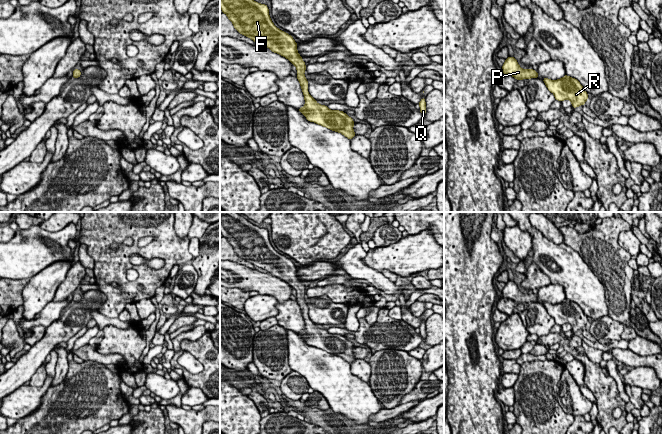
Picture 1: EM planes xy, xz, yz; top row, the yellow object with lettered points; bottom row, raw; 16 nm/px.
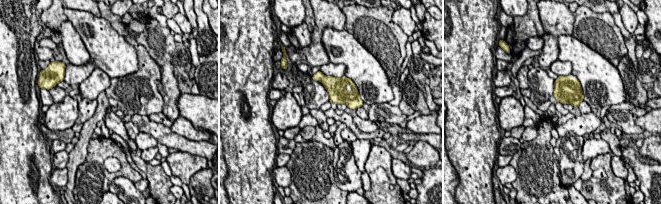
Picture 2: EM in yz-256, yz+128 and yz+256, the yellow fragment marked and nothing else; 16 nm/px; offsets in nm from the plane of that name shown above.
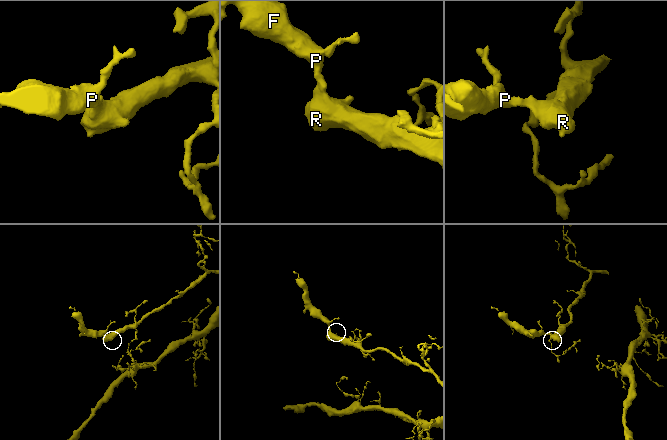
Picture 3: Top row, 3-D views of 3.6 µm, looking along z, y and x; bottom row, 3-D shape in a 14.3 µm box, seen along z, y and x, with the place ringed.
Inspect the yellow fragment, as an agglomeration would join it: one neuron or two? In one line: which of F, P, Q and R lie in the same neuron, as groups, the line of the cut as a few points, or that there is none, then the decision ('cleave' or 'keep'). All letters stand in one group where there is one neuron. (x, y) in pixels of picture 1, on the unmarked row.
F P Q R | no cut | keep

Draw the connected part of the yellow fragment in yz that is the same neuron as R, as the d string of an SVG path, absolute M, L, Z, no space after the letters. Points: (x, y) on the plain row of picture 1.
M564 299L563 302L554 305L548 302L543 302L542 304L548 314L554 318L555 324L562 326L568 323L571 325L573 332L585 329L588 323L588 317L584 314L580 306L568 299Z

